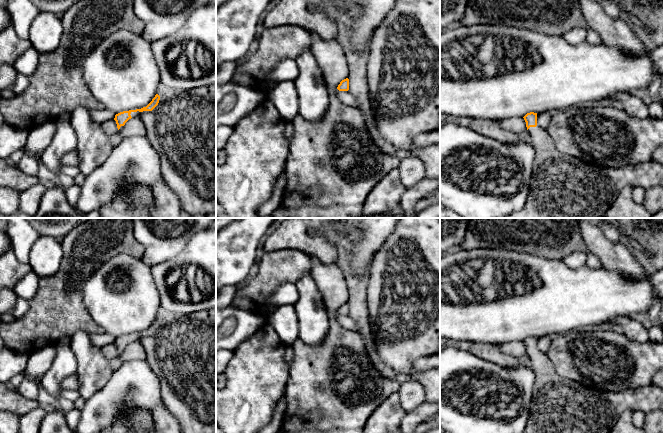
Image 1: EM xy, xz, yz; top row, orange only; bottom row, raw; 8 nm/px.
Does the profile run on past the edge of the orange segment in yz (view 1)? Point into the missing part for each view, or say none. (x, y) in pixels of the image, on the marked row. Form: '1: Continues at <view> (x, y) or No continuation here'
1: Continues at yz (562, 186)

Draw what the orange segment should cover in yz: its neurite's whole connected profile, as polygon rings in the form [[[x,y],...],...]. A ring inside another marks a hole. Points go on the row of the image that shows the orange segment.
[[[537,113],[524,117],[529,132],[529,142],[535,149],[529,194],[519,212],[501,218],[602,218],[627,186],[663,187],[663,164],[655,160],[608,168],[591,165],[557,150],[550,135],[537,125]]]

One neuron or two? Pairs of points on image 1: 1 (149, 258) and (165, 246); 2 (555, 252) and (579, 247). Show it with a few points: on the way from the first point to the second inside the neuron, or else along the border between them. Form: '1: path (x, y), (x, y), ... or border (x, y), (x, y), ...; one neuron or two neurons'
1: path (153, 254), (161, 246); one neuron
2: path (561, 247), (573, 247); one neuron

